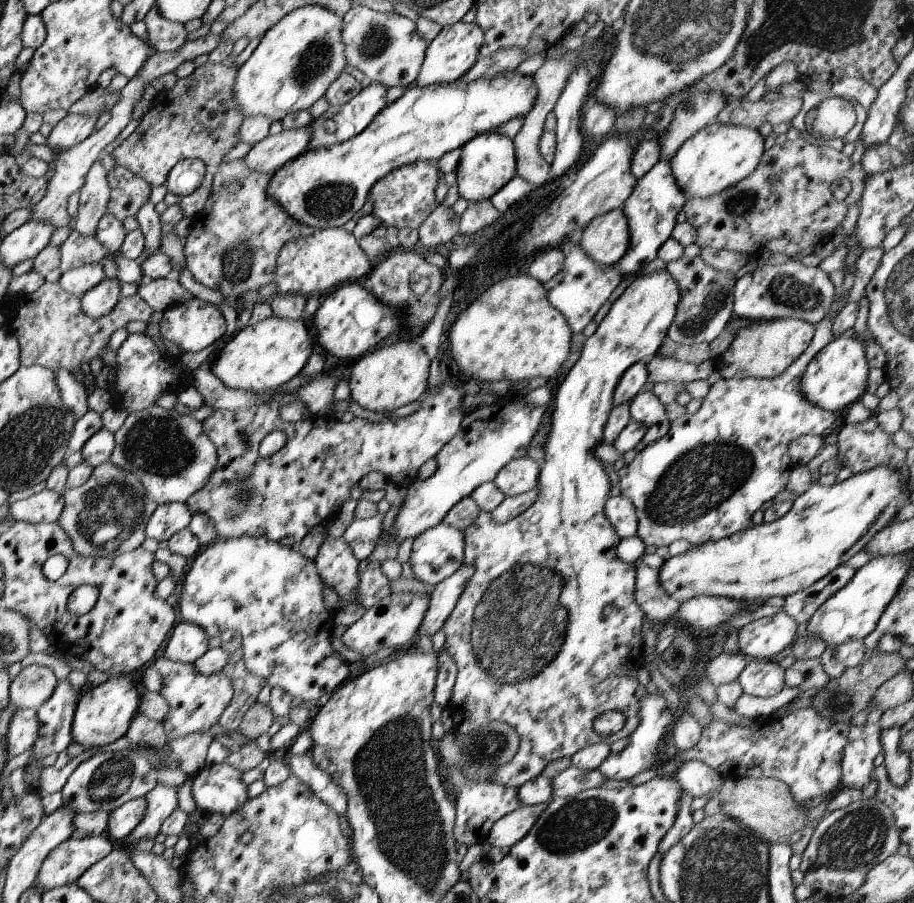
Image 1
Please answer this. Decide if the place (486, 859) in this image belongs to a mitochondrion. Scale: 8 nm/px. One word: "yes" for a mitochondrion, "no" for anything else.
no

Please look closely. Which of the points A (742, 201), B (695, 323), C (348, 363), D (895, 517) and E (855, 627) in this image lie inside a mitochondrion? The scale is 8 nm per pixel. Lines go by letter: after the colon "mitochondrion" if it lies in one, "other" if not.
A: mitochondrion
B: mitochondrion
C: other
D: other
E: other

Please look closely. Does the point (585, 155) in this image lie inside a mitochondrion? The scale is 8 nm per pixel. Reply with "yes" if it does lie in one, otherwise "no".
no

